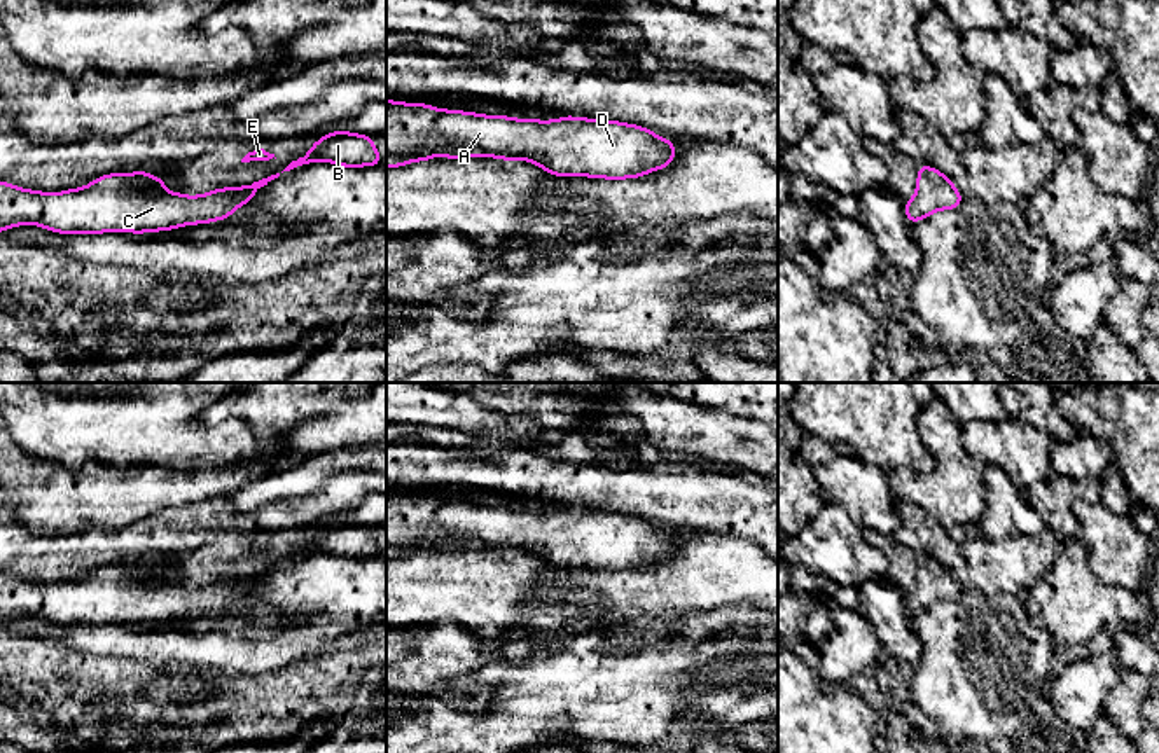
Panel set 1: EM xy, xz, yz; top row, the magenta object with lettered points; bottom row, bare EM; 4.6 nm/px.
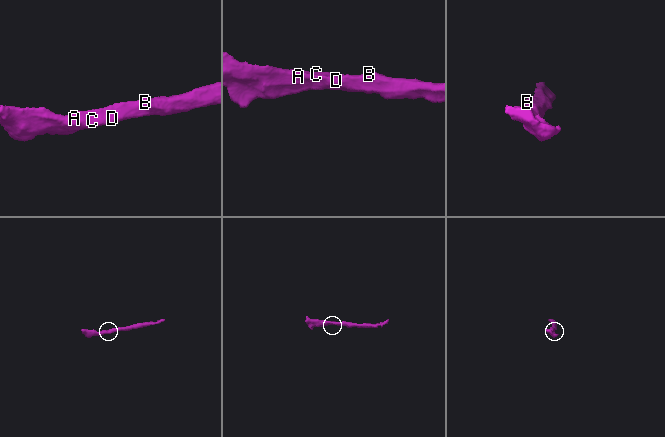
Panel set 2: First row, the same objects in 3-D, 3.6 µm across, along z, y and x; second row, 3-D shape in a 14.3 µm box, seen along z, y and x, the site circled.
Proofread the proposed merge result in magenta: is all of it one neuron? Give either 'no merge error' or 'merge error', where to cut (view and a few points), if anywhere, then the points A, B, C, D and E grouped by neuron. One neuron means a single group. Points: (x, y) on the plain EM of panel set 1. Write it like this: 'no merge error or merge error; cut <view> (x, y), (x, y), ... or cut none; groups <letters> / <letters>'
no merge error; cut none; groups A B C D E

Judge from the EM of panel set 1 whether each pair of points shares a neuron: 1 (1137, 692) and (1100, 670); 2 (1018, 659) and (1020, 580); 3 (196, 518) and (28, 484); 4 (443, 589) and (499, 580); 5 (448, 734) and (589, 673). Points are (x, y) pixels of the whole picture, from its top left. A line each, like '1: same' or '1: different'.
1: different
2: different
3: different
4: same
5: same

